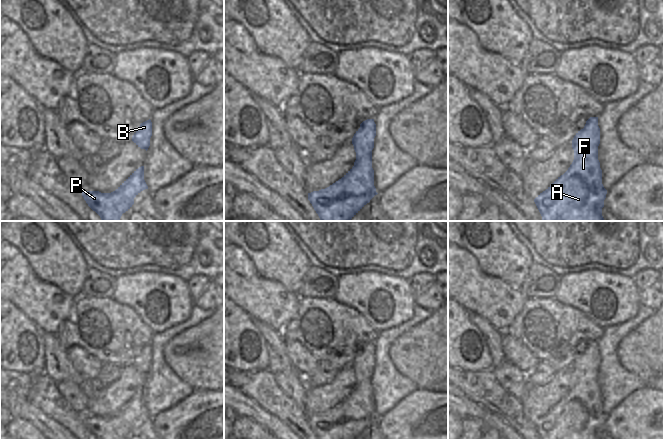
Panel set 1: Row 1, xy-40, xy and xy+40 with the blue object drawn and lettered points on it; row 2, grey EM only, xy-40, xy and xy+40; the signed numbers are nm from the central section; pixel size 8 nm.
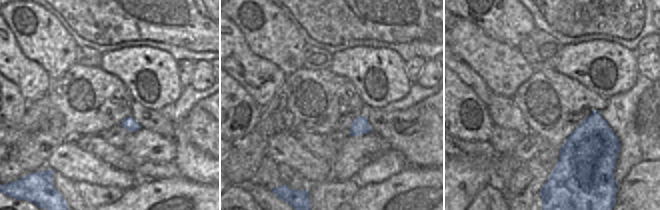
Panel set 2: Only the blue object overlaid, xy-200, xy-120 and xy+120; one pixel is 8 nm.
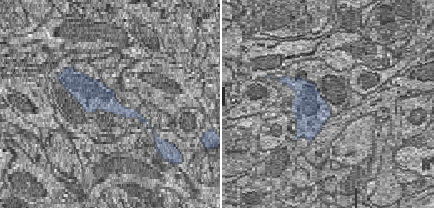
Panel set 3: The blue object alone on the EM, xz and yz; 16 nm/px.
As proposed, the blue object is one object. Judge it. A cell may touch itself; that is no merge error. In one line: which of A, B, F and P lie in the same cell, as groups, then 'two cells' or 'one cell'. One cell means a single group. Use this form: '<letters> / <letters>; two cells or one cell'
A B F P; one cell

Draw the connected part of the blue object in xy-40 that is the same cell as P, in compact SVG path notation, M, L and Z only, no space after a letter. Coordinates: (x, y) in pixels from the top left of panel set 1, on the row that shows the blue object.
M144 166L136 169L115 191L82 191L88 206L95 211L102 221L120 221L123 213L134 204L134 198L148 189L144 180Z

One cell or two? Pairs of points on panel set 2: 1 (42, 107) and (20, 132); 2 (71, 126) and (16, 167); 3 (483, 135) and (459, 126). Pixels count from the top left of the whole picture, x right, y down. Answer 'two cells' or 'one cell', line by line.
1: one cell
2: one cell
3: one cell

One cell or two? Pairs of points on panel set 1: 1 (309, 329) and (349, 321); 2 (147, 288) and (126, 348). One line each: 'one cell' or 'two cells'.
1: one cell
2: two cells

